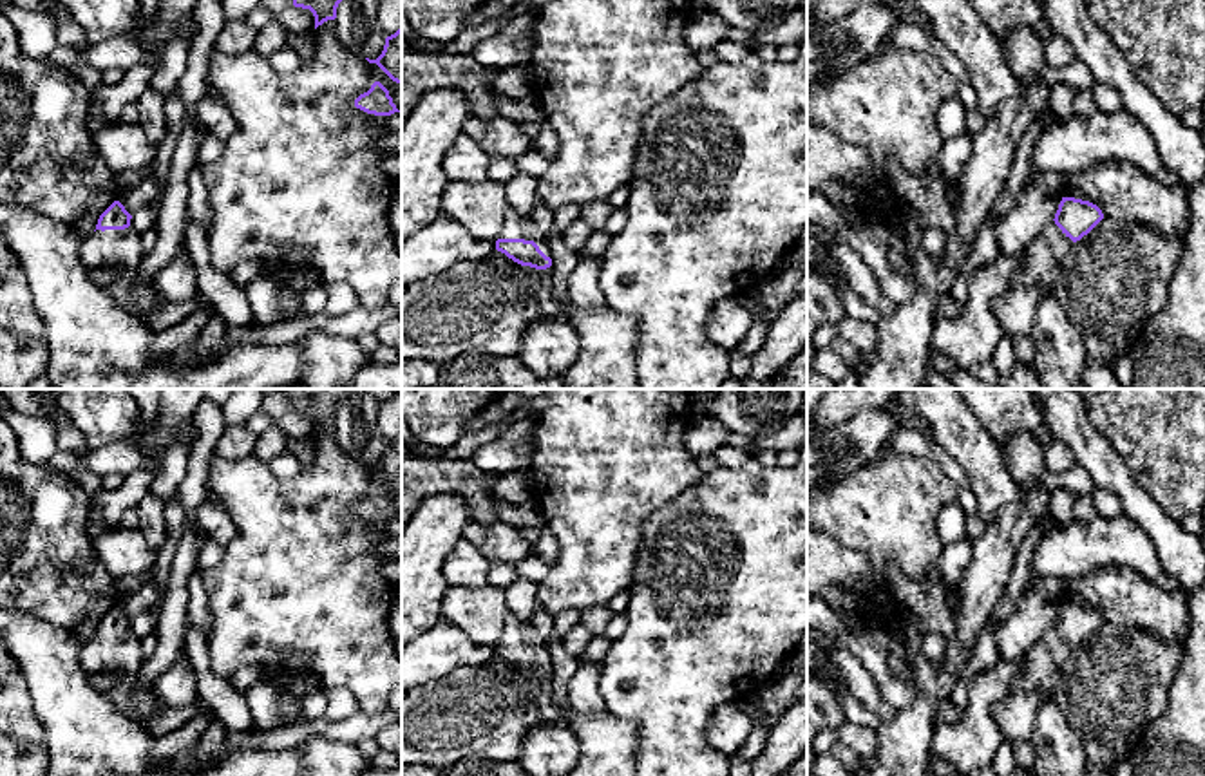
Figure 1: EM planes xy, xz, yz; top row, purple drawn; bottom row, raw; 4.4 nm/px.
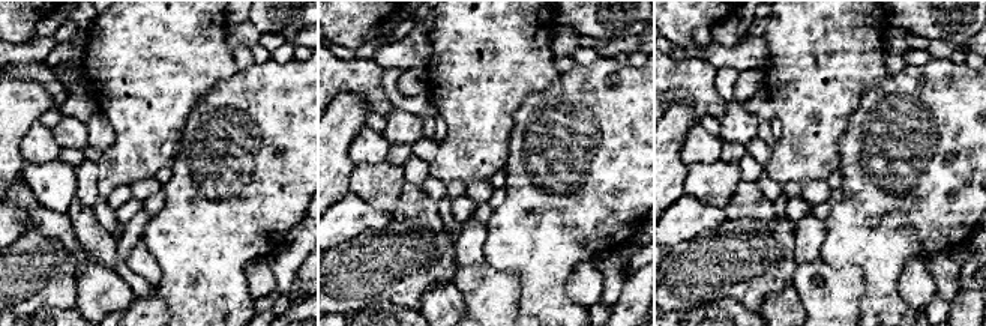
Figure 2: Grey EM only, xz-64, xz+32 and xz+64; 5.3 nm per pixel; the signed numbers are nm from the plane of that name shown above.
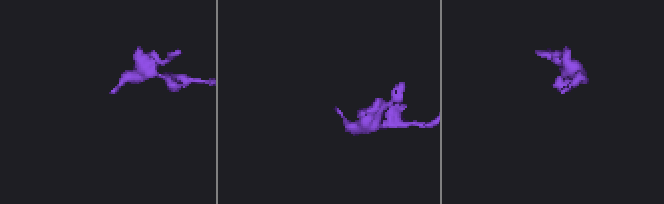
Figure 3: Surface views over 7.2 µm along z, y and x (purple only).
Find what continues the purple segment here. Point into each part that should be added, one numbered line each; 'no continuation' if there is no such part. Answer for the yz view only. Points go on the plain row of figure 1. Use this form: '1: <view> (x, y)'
1: yz (1043, 664)

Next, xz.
1: xz (516, 632)

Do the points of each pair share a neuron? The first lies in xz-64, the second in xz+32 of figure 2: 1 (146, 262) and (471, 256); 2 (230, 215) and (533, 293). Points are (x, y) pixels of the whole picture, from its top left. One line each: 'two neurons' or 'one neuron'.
1: one neuron
2: one neuron

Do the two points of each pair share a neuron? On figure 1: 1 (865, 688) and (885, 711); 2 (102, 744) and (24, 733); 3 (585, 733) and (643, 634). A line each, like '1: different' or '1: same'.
1: same
2: different
3: different

